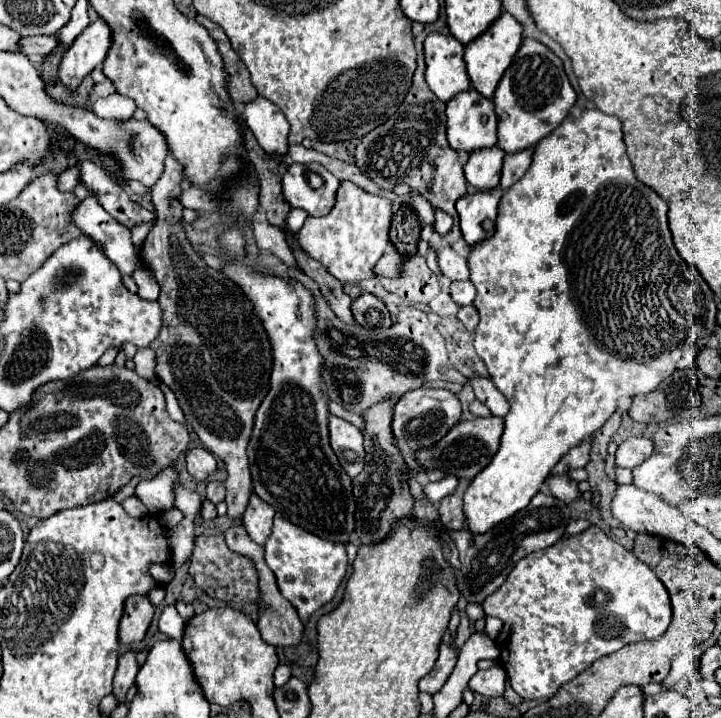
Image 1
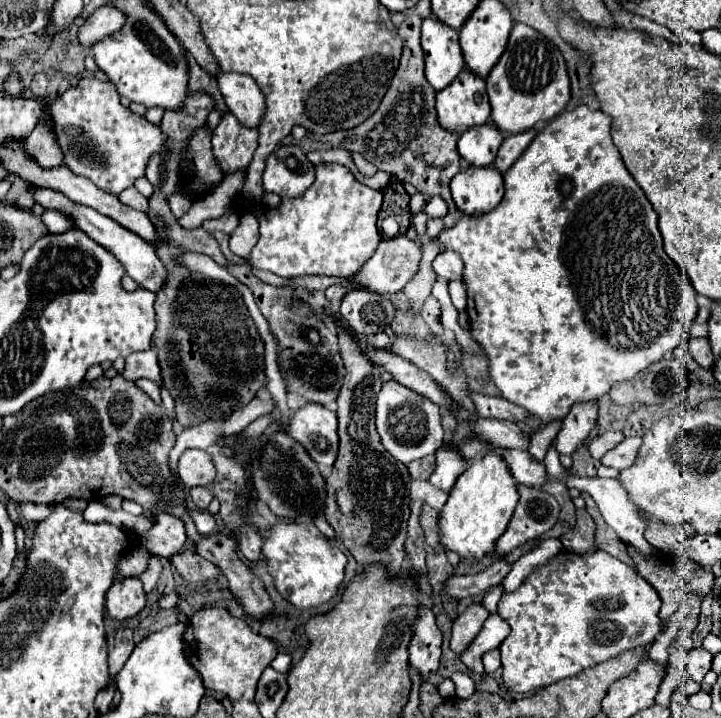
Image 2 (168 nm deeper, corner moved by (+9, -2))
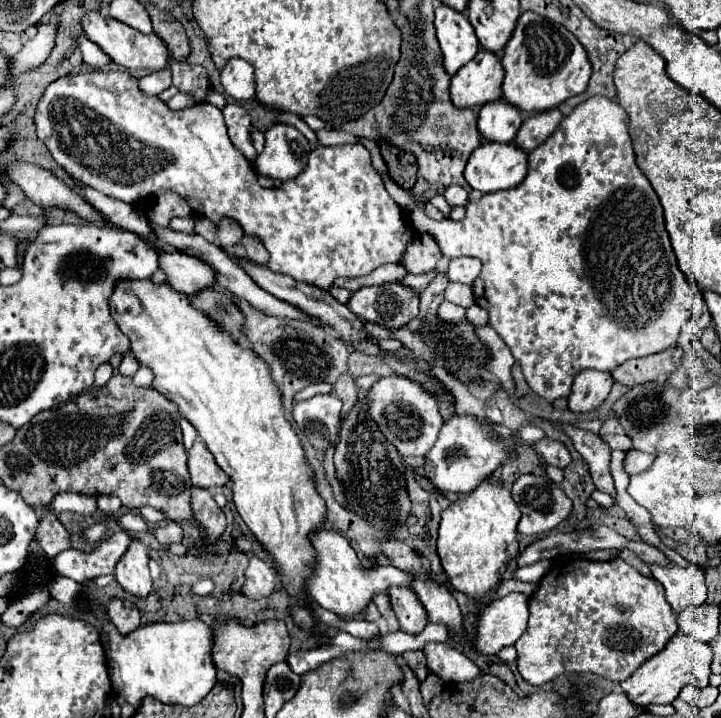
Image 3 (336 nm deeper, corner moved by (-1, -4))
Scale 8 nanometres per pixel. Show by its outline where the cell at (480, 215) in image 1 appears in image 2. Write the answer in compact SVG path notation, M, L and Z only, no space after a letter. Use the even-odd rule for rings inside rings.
M468 167L452 179L450 189L462 215L486 215L502 201L504 181L494 167Z

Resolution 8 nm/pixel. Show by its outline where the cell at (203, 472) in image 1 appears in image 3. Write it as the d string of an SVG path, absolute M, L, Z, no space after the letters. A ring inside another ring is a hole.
M196 441L194 447L188 451L188 471L196 487L214 489L214 487L224 487L228 483L226 473L222 473L212 453L206 449L202 441Z

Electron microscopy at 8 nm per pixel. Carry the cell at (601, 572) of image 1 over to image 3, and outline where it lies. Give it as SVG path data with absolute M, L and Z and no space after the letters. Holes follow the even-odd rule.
M574 557L552 565L530 597L528 629L514 643L518 651L518 671L530 685L544 685L564 673L594 673L612 683L620 683L646 659L660 653L676 631L676 613L664 597L664 587L656 579L640 575L626 561L588 561Z

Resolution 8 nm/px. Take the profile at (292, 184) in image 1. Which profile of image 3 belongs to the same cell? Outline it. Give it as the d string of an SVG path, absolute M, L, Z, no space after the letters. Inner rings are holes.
M278 123L266 133L264 151L256 157L256 173L268 175L278 181L294 179L308 163L310 145L308 139L292 125Z

